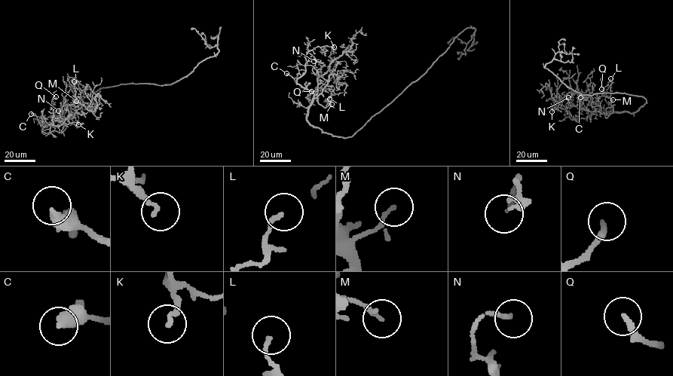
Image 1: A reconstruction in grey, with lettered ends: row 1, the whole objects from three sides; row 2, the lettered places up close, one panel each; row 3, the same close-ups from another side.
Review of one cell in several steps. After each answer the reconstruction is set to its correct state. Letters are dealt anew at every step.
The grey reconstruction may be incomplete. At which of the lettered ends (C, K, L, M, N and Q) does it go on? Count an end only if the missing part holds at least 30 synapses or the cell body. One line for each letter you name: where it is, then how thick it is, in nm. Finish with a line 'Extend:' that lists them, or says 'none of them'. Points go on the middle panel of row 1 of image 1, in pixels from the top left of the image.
Extend: none of them

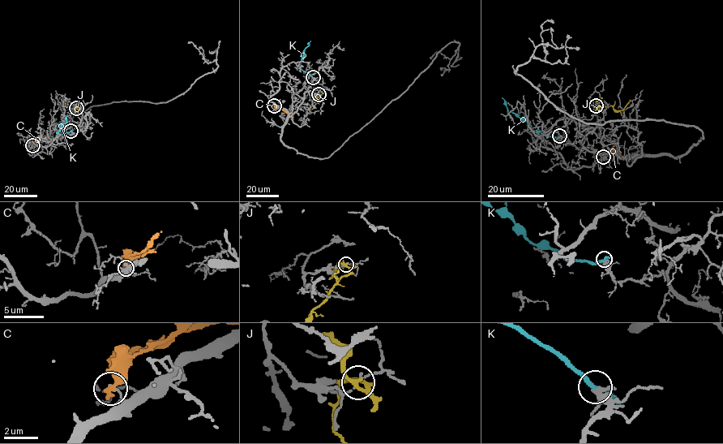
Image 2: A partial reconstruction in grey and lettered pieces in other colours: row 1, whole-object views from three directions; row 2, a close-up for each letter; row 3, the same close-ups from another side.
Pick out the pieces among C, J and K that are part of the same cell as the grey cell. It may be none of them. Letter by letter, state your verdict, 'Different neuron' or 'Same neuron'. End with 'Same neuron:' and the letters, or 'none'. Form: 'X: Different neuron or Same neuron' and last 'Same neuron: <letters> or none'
C: Different neuron
J: Different neuron
K: Different neuron
Same neuron: none

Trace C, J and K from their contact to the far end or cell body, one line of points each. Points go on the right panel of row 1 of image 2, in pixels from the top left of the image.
C: (603, 157), (606, 152), (611, 151), (624, 160)
J: (596, 105), (611, 105), (622, 110), (630, 101)
K: (559, 135), (545, 135), (536, 131), (526, 122), (507, 111), (506, 103), (502, 97)

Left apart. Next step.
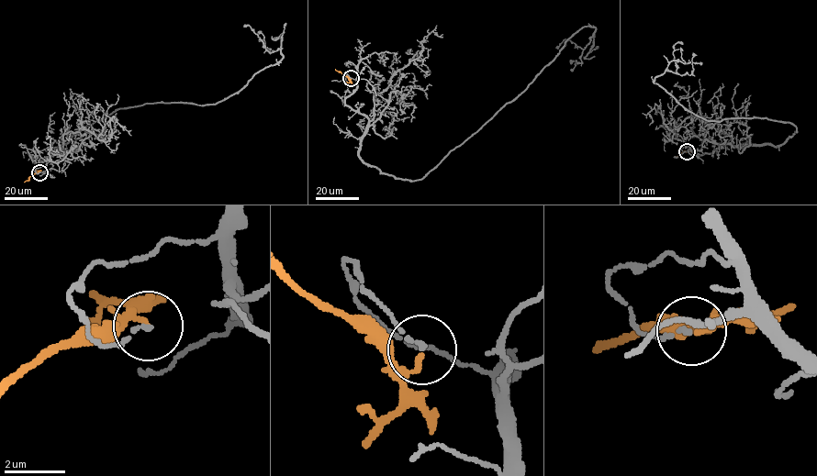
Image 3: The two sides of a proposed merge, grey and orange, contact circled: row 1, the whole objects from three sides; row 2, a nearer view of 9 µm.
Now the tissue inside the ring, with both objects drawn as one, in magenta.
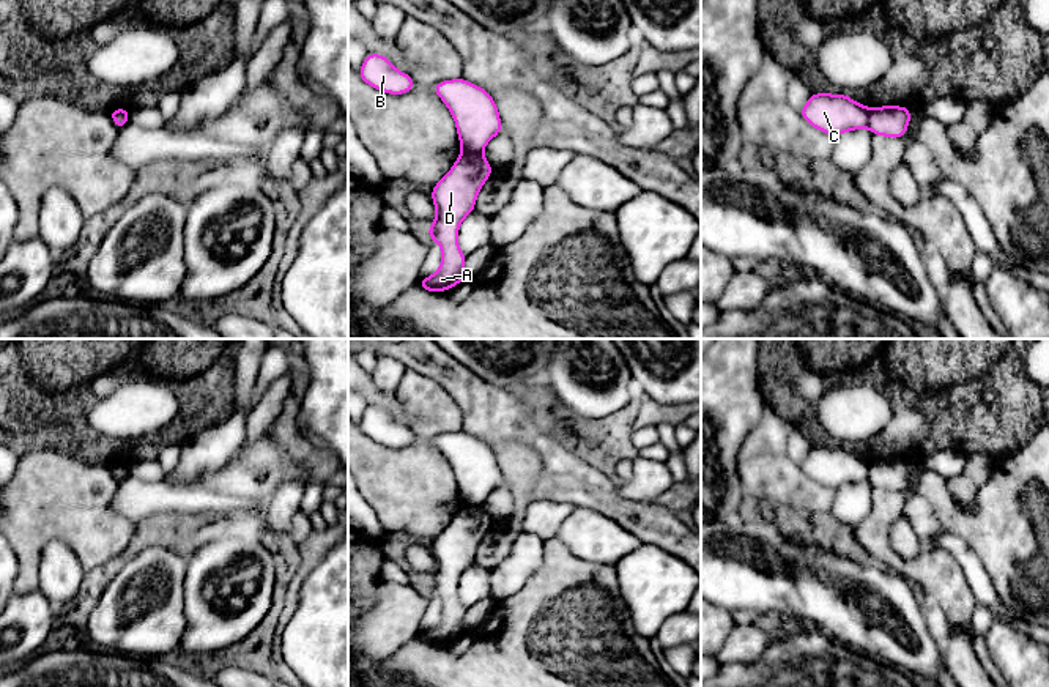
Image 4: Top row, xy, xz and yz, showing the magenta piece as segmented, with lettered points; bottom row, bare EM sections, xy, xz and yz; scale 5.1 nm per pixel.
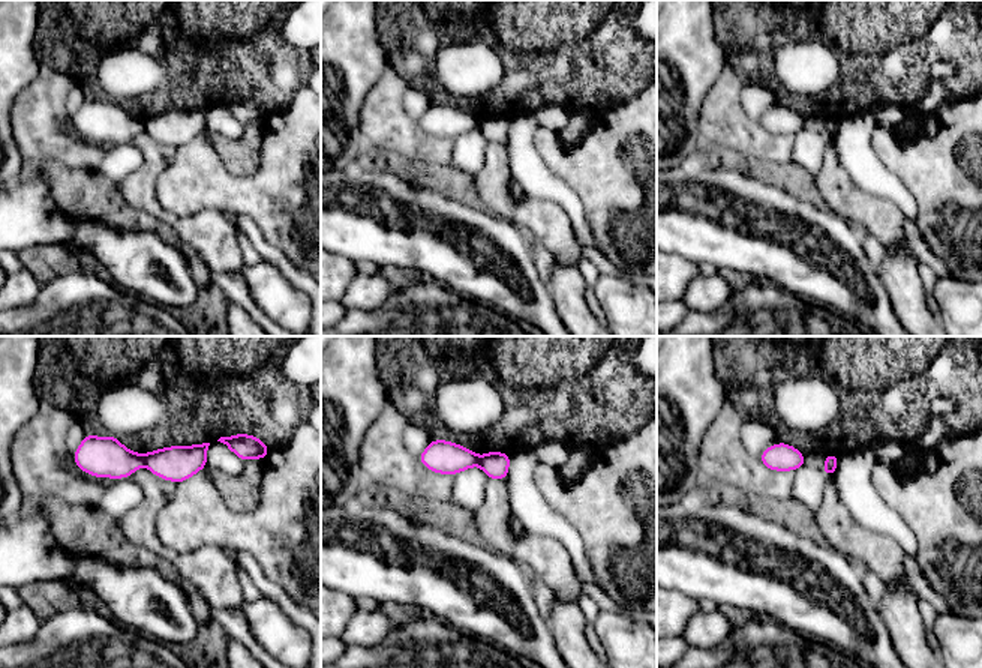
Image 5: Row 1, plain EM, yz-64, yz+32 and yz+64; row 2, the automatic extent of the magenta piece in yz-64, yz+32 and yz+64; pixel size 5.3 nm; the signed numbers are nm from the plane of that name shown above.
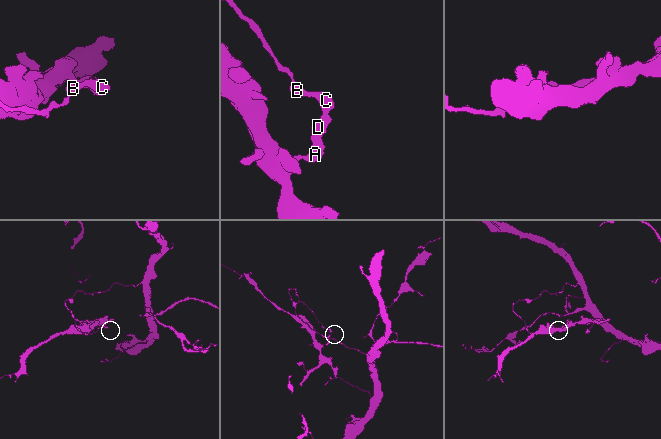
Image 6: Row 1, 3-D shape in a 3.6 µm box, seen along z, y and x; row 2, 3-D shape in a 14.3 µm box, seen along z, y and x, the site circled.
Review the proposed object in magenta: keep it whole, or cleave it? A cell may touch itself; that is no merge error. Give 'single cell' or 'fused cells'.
fused cells

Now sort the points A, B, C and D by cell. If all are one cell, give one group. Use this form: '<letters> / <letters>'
A D / B C

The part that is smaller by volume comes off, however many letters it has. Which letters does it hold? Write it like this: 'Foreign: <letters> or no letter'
Foreign: A, D

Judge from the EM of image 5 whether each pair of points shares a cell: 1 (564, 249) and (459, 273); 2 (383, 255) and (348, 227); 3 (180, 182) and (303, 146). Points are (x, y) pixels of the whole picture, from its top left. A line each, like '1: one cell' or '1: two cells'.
1: two cells
2: one cell
3: one cell

